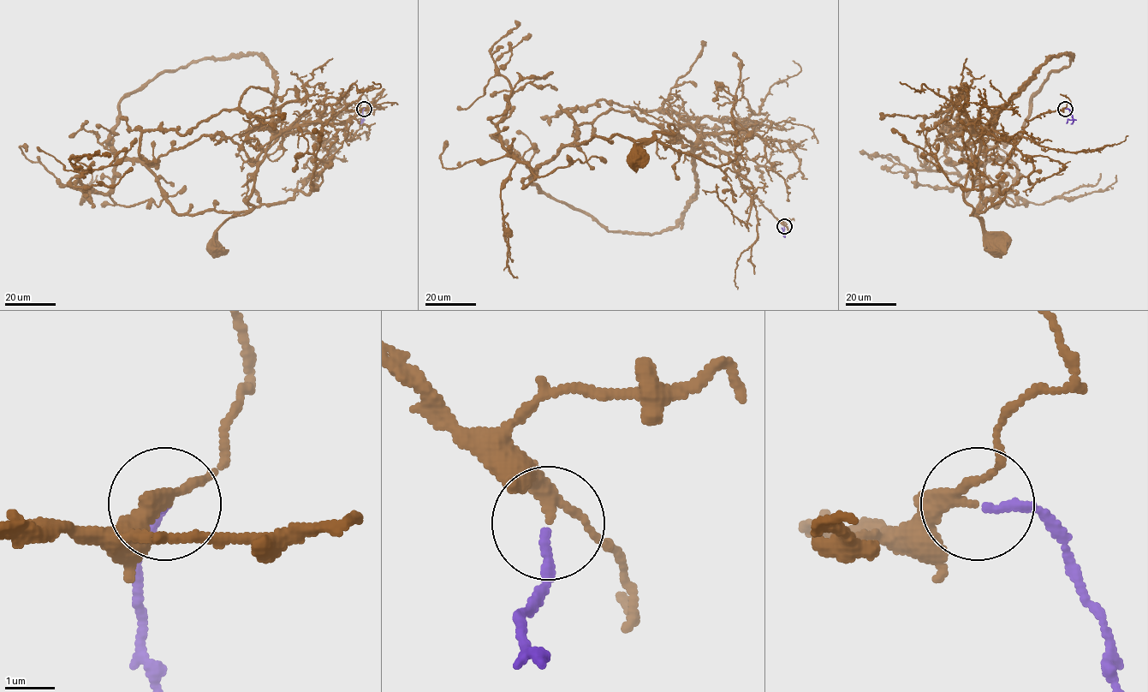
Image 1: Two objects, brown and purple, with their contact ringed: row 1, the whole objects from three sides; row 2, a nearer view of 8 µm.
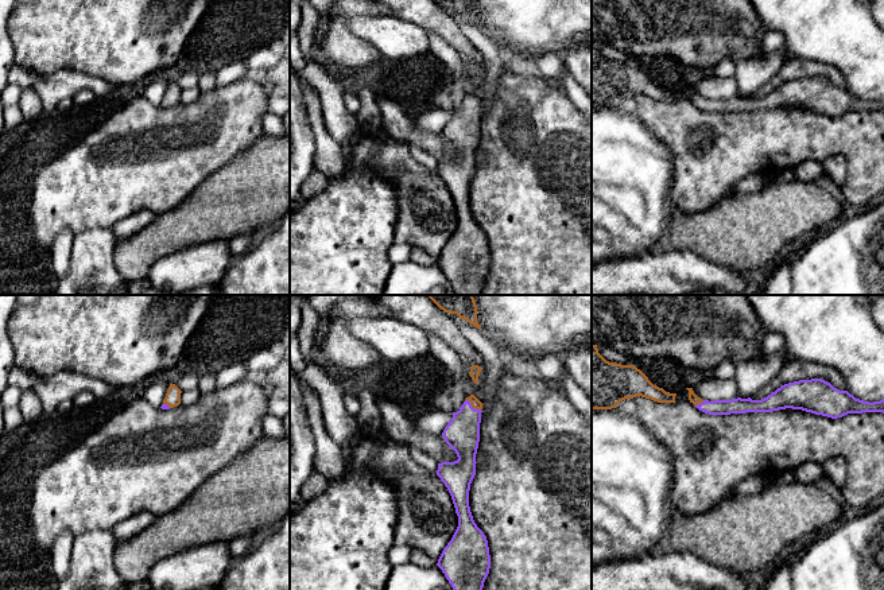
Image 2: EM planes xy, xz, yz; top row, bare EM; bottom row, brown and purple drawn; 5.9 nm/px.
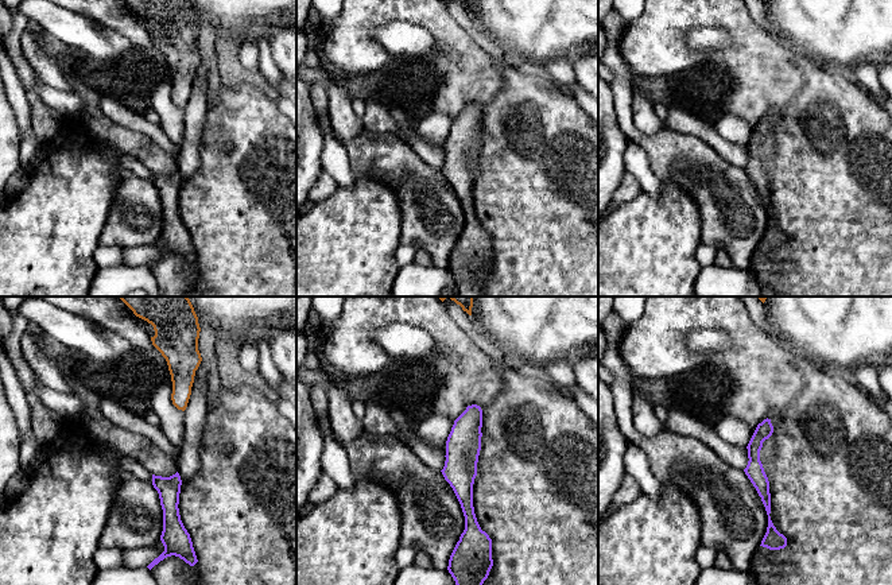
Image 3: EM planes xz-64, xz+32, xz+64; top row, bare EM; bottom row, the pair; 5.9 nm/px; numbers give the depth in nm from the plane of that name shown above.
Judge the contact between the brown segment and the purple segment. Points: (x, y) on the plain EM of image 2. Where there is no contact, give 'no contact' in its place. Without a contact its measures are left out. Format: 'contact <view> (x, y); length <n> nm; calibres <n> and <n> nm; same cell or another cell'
contact xz (473, 105); length 110 nm; calibres 60 and 200 nm; same cell

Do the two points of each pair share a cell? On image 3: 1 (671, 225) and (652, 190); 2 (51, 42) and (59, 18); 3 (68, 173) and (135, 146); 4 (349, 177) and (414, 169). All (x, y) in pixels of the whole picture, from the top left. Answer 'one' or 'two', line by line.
1: two
2: two
3: two
4: two

